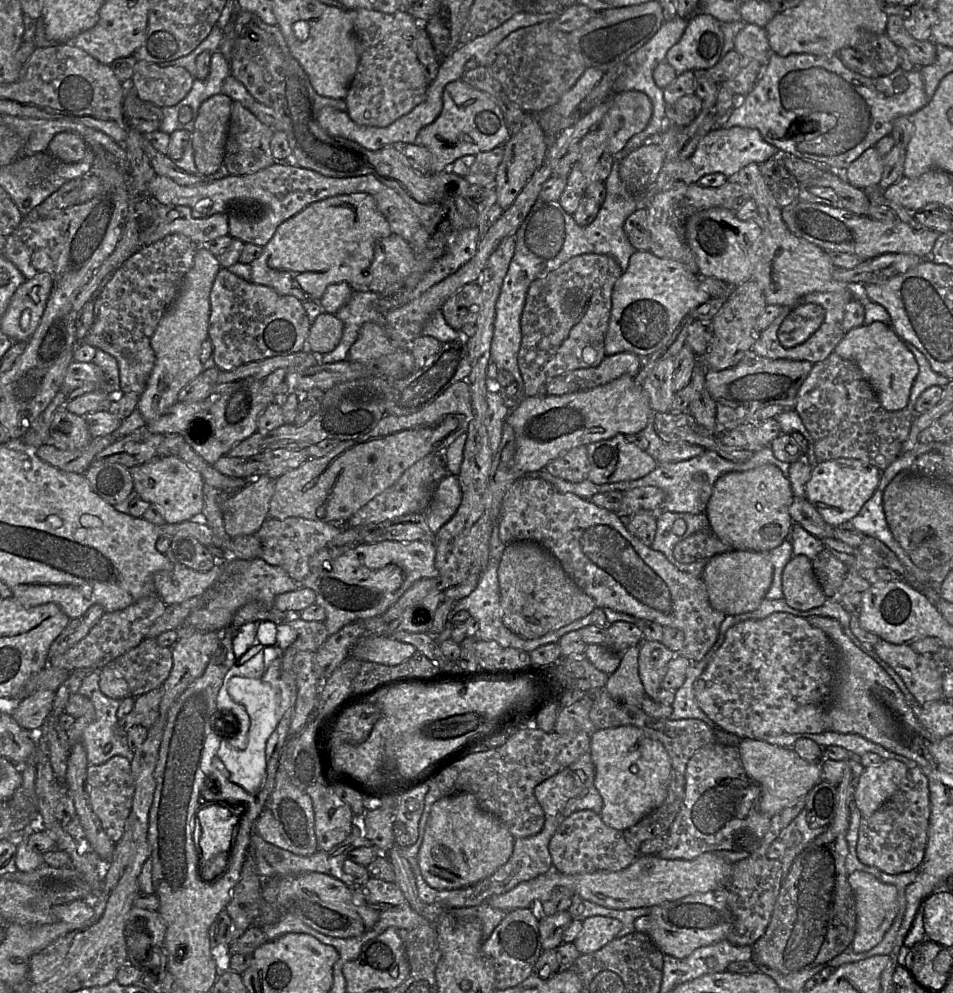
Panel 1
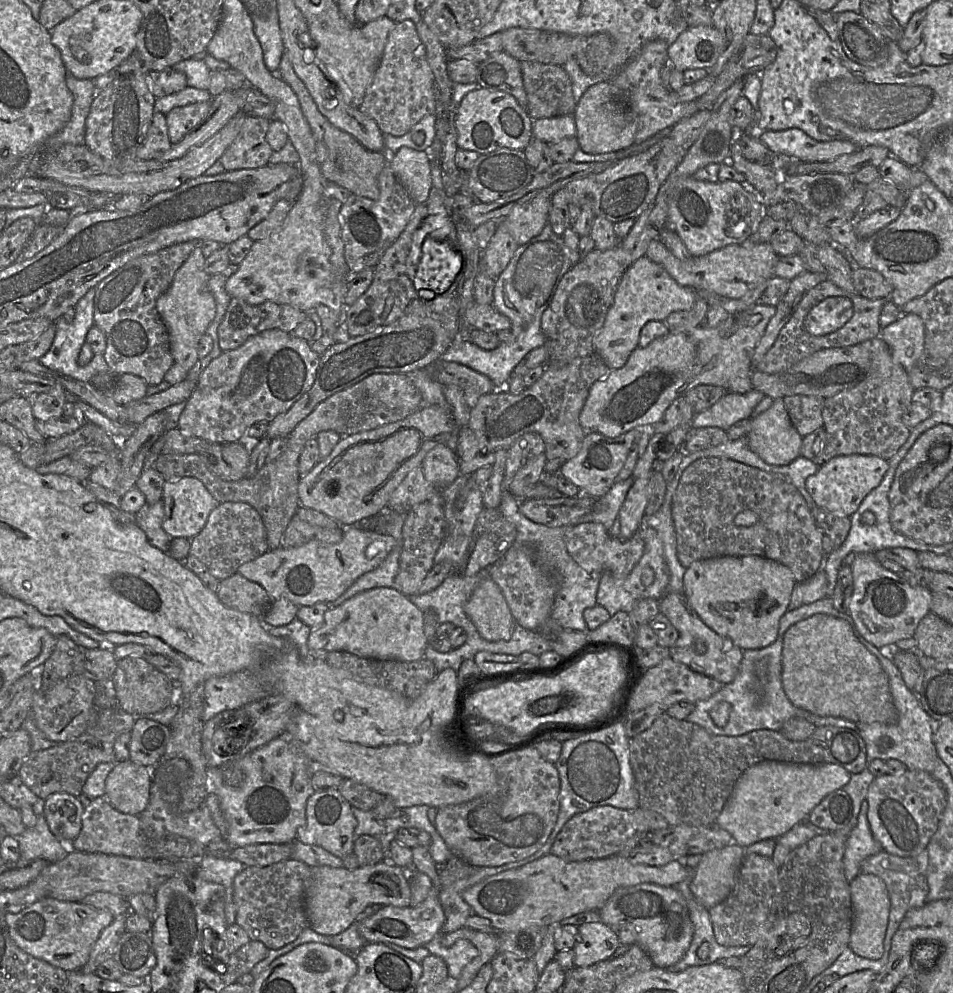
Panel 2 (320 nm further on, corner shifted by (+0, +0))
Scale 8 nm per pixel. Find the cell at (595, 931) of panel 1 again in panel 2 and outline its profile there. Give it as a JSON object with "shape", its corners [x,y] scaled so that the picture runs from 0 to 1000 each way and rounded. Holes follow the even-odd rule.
{"shape":[[[617,928],[607,934],[607,947],[601,955],[602,973],[617,974],[642,965],[651,957],[648,940],[633,928]]]}

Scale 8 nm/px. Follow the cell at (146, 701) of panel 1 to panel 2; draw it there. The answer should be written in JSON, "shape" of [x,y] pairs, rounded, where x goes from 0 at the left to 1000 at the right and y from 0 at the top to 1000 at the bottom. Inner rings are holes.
{"shape":[[[88,738],[73,746],[60,748],[56,752],[33,756],[24,767],[19,780],[37,801],[46,806],[60,798],[82,803],[93,780],[103,769],[108,767],[124,767],[120,758],[120,749]]]}

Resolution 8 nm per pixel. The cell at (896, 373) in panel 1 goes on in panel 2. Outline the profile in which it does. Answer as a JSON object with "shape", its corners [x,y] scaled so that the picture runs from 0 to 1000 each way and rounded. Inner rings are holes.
{"shape":[[[958,315],[945,317],[922,337],[933,348],[937,363],[950,374],[971,359],[971,338],[969,322]]]}

